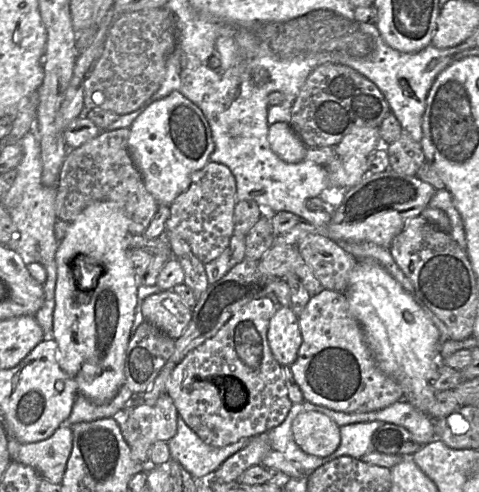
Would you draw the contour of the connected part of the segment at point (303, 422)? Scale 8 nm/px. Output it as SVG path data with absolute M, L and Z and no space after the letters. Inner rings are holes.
M317 411L298 414L292 422L296 444L307 454L326 457L340 444L340 427L328 416Z

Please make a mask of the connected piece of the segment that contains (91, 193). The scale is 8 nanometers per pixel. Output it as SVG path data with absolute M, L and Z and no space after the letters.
M129 128L117 130L101 130L100 134L80 146L69 150L62 165L59 183L56 188L55 213L58 220L72 222L89 205L98 201L116 203L128 219L128 231L131 234L143 234L155 216L159 204L147 191L143 177L136 167L128 148Z

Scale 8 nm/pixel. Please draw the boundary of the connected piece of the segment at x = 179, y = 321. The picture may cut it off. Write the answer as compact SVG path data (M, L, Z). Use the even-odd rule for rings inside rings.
M161 290L148 296L143 301L142 314L145 321L174 340L182 336L192 318L192 310L172 290Z

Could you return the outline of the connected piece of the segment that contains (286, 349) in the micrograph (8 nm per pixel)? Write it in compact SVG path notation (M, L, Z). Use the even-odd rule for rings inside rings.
M278 307L270 319L267 337L272 354L280 365L290 366L297 359L302 335L298 316L290 307Z

